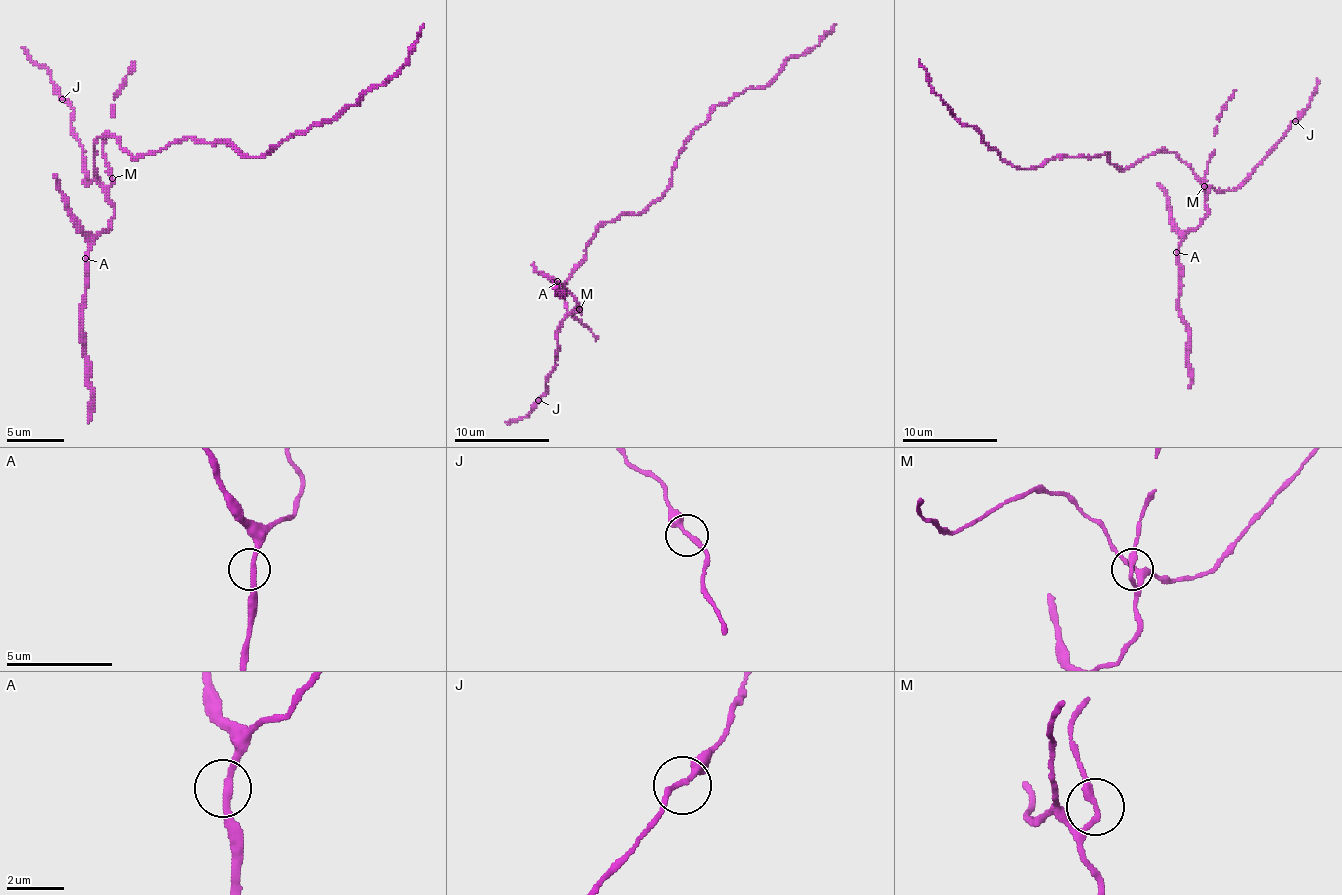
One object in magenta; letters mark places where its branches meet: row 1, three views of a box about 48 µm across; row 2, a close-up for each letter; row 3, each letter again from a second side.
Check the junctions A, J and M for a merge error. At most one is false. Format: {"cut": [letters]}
{"cut": []}

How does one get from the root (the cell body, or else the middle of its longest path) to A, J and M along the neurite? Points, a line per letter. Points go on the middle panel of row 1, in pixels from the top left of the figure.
A: (617, 217), (598, 229), (586, 248), (584, 260), (565, 286), (567, 310), (581, 312), (574, 298), (557, 281)
J: (617, 217), (598, 229), (565, 286), (567, 317), (557, 334), (548, 391), (538, 400)
M: (617, 217), (598, 229), (586, 248), (584, 260), (565, 286), (567, 310), (579, 310)

